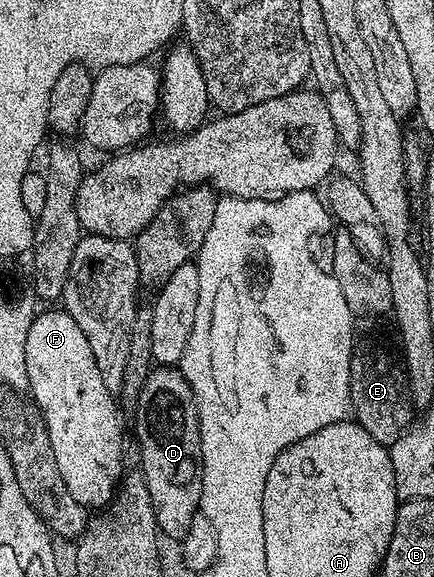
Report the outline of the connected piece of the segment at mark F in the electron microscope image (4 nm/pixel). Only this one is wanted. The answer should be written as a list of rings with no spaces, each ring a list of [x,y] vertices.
[[[48,308],[45,314],[37,313],[26,335],[25,362],[26,376],[28,377],[26,386],[27,389],[32,389],[33,399],[31,398],[31,401],[34,406],[34,401],[36,401],[36,406],[40,409],[41,416],[44,417],[43,429],[50,436],[50,448],[54,448],[54,460],[58,460],[58,472],[62,472],[62,480],[66,480],[66,488],[70,488],[70,496],[74,496],[74,500],[85,508],[103,508],[107,506],[116,495],[116,491],[126,473],[126,465],[124,466],[124,430],[120,427],[120,414],[116,411],[116,406],[118,407],[117,399],[106,388],[102,375],[98,372],[98,364],[94,364],[94,352],[90,352],[90,344],[86,341],[86,336],[82,336],[82,328],[78,328],[78,324],[74,324],[74,316],[64,313],[63,309],[60,308]]]

